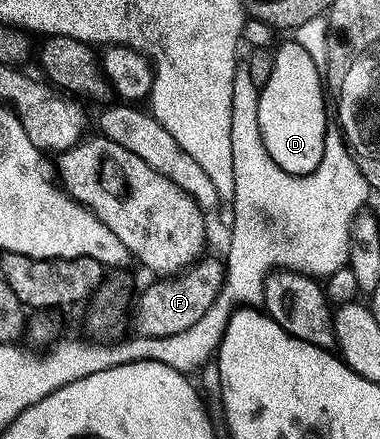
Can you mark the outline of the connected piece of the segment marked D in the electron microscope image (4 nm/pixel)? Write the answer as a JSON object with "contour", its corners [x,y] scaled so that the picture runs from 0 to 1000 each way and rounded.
{"contour":[[[747,98],[721,125],[716,164],[705,182],[682,200],[679,280],[687,312],[711,358],[742,387],[766,399],[818,399],[842,387],[853,355],[853,321],[866,314],[863,262],[853,255],[853,198],[842,191],[842,162],[811,116],[789,98]]]}

